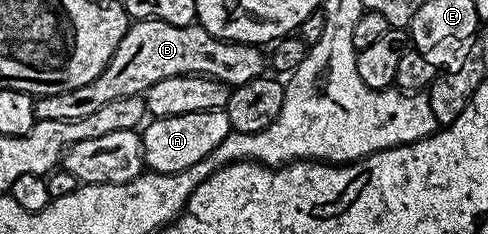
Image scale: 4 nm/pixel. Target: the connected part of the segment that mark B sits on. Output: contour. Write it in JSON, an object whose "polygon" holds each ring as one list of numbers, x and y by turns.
{"polygon":[[133,20,126,35,122,35,122,43,118,43,118,51,114,51,110,63,106,63,98,79,74,91,35,98,34,115,37,121,82,119,93,111,99,111,113,99,141,96,147,89,154,87,158,79,170,79,174,75,202,75,235,87,250,83,250,79,255,77,263,77,265,73,266,53,261,46,224,41,210,35,210,31,203,29,199,23,171,25,161,21]]}

